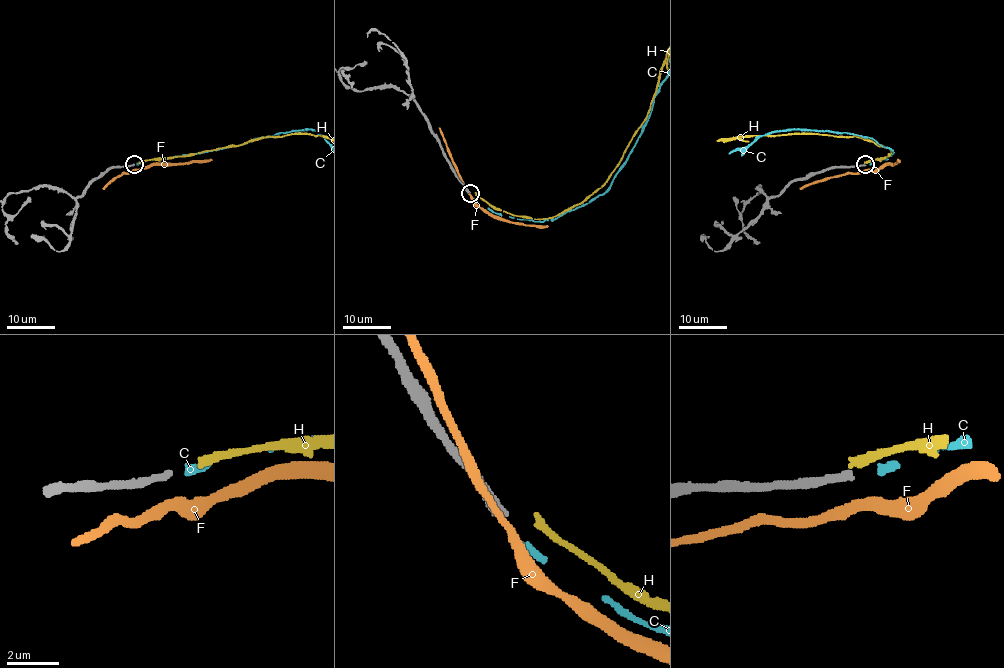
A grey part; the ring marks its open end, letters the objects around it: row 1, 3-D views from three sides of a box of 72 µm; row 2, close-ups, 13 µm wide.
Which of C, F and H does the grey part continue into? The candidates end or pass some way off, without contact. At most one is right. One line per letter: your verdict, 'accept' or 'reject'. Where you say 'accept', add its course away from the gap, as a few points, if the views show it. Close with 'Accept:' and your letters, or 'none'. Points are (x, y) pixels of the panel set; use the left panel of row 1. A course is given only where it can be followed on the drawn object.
C: accept
F: reject
H: reject
Accept: C

